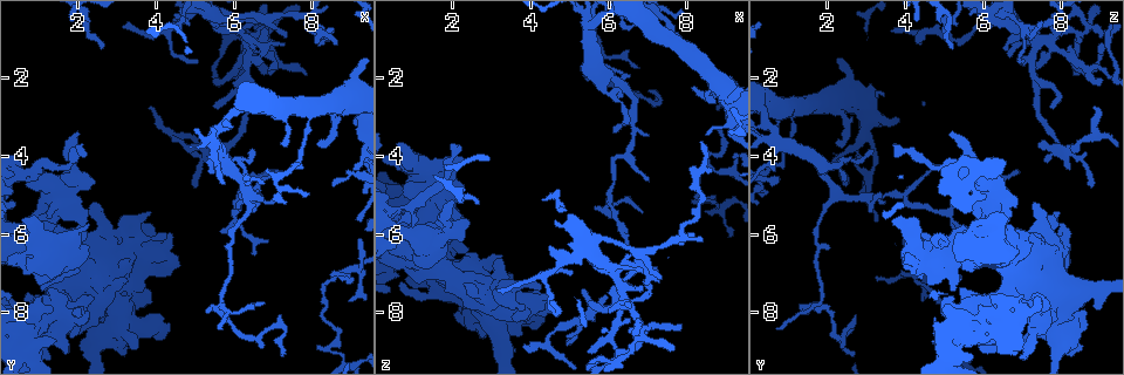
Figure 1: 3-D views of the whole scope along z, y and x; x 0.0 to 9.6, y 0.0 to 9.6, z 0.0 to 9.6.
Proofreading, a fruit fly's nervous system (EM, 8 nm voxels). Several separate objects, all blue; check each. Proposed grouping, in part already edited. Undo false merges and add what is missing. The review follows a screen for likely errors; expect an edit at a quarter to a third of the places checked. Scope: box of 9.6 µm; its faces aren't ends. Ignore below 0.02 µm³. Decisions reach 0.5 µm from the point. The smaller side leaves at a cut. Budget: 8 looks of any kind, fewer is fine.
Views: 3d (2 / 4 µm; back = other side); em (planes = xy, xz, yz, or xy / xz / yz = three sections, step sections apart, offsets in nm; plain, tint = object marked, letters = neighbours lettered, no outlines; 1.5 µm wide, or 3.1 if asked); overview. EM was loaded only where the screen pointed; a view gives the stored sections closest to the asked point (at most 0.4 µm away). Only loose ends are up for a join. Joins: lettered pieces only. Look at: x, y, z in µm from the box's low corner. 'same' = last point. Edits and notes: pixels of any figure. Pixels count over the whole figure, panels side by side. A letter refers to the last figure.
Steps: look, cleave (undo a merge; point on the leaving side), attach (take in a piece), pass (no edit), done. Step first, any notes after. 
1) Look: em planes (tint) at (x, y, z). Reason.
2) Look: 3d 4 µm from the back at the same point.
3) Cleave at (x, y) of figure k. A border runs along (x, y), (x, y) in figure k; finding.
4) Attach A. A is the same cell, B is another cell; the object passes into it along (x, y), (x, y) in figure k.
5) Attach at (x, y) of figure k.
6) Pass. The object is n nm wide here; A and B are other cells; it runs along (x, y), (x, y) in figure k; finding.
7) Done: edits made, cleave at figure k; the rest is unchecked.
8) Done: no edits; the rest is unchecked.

Look: 3d 2 µm at (2.00, 3.50, 5.10). Branch stops here.

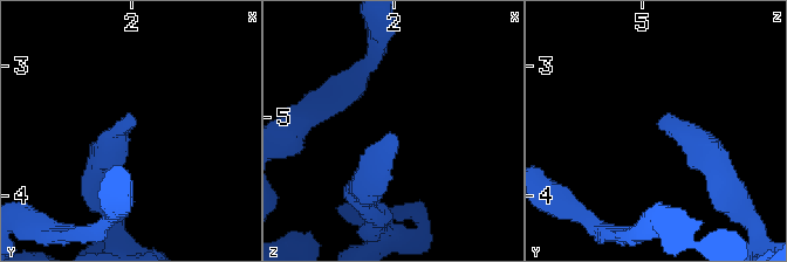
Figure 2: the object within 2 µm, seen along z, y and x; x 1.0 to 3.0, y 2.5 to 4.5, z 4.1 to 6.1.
Look: em planes (tint) at (1.94, 3.44, 5.10). Need the tissue.

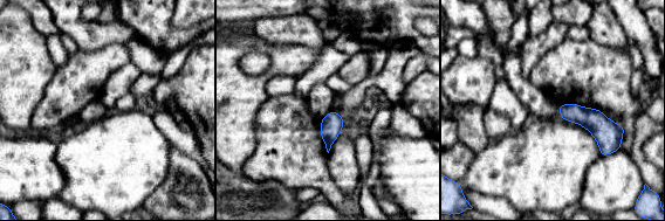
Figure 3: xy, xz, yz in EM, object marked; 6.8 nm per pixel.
Look: em planes (letters) at the same point.

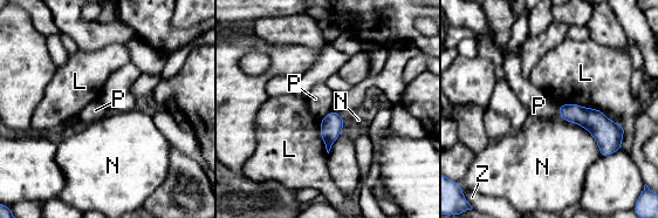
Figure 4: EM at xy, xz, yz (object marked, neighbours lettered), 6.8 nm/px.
Pass. The object is 130 nm wide here; L, N, P and Z are other cells; a border runs along (557, 104), (561, 117) in figure 4; no lettered piece goes on from it.

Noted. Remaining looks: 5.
Look: 3d 4 µm at (3.15, 0.70, 7.40). Free end.

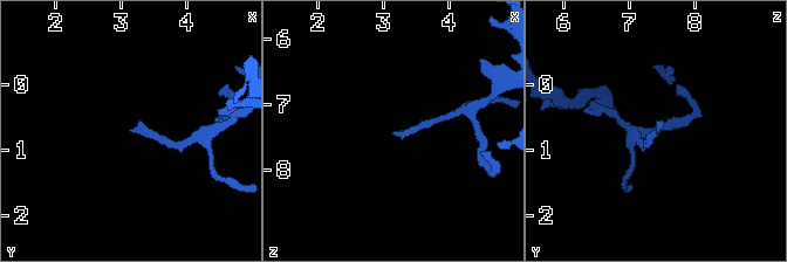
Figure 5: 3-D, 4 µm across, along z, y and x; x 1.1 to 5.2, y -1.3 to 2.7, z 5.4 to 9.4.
Look: em xy step 4 (tint) at (3.15, 0.70, 7.45).

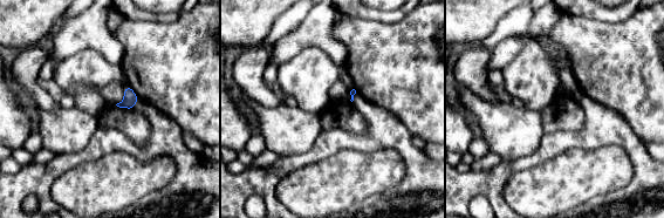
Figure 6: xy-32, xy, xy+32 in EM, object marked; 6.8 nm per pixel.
Look: em planes (letters) at the same point.

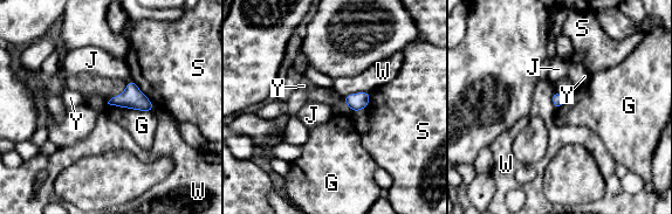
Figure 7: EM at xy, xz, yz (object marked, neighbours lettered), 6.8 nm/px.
Pass. G, J, S, W and Y are other cells; a border runs along (108, 103), (152, 114) in figure 7; none of them fits.

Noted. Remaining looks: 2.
Look: em yz step 8 (letters) at (2.40, 7.65, 6.45).

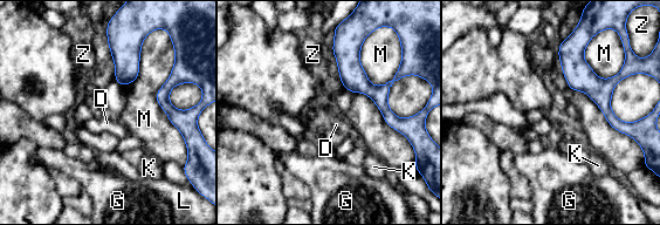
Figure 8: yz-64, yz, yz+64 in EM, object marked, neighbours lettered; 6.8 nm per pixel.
Look: em planes (letters) at the same point.

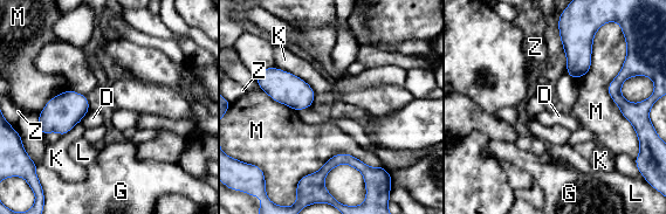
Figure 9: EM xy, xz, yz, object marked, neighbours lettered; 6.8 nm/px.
Pass. D, G, K, L, M and Z are other cells; a border runs along (89, 110), (80, 122) in figure 9; no lettered piece goes on from it.

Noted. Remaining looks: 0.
Done: no edits; the rest is unchecked.

